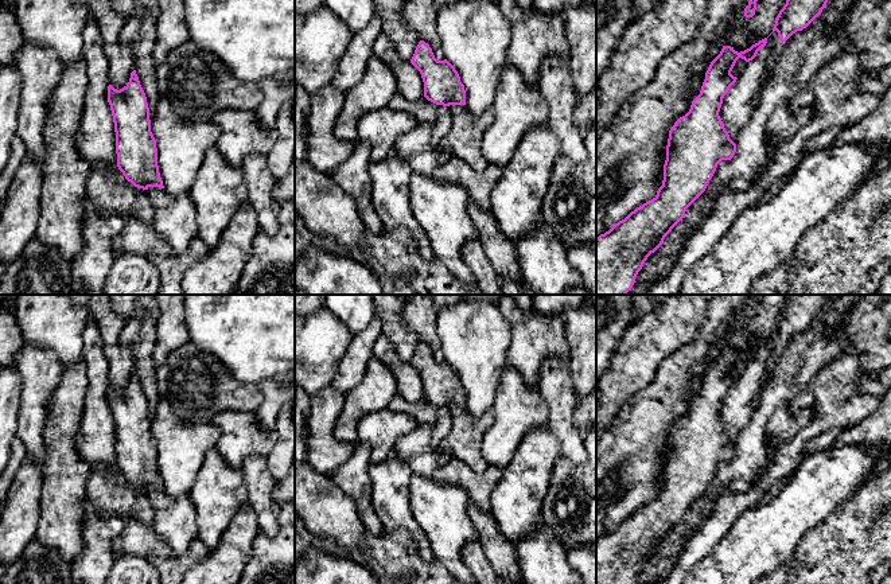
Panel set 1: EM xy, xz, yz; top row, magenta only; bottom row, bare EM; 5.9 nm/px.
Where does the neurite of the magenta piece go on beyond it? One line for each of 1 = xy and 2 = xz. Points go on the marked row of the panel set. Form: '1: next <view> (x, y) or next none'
1: next none
2: next none

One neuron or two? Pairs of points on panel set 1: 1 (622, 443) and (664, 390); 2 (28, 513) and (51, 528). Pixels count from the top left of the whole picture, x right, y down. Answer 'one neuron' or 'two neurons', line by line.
1: one neuron
2: two neurons

